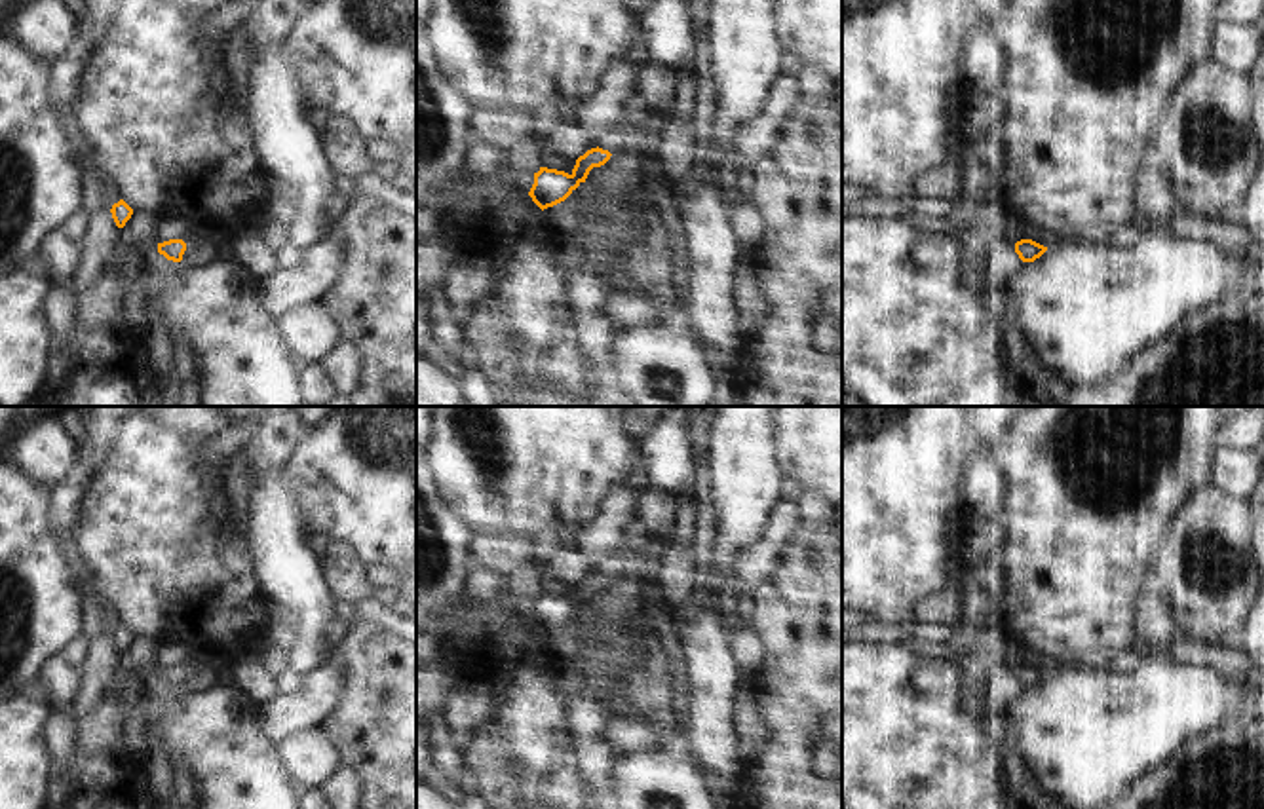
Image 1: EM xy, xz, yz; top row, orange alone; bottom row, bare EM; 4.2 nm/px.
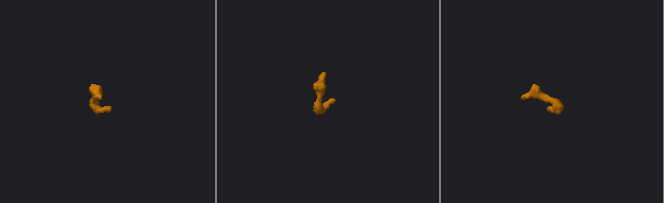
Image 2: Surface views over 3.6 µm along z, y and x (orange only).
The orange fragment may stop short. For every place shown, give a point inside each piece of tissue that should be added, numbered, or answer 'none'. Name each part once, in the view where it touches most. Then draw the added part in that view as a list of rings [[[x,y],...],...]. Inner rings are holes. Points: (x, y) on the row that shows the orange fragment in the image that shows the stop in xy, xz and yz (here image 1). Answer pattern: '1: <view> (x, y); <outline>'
1: xz (645, 135); [[[648,108],[646,118],[639,123],[622,120],[614,129],[603,133],[595,144],[610,154],[620,150],[639,150],[641,154],[656,152],[661,141],[665,122],[661,116]]]

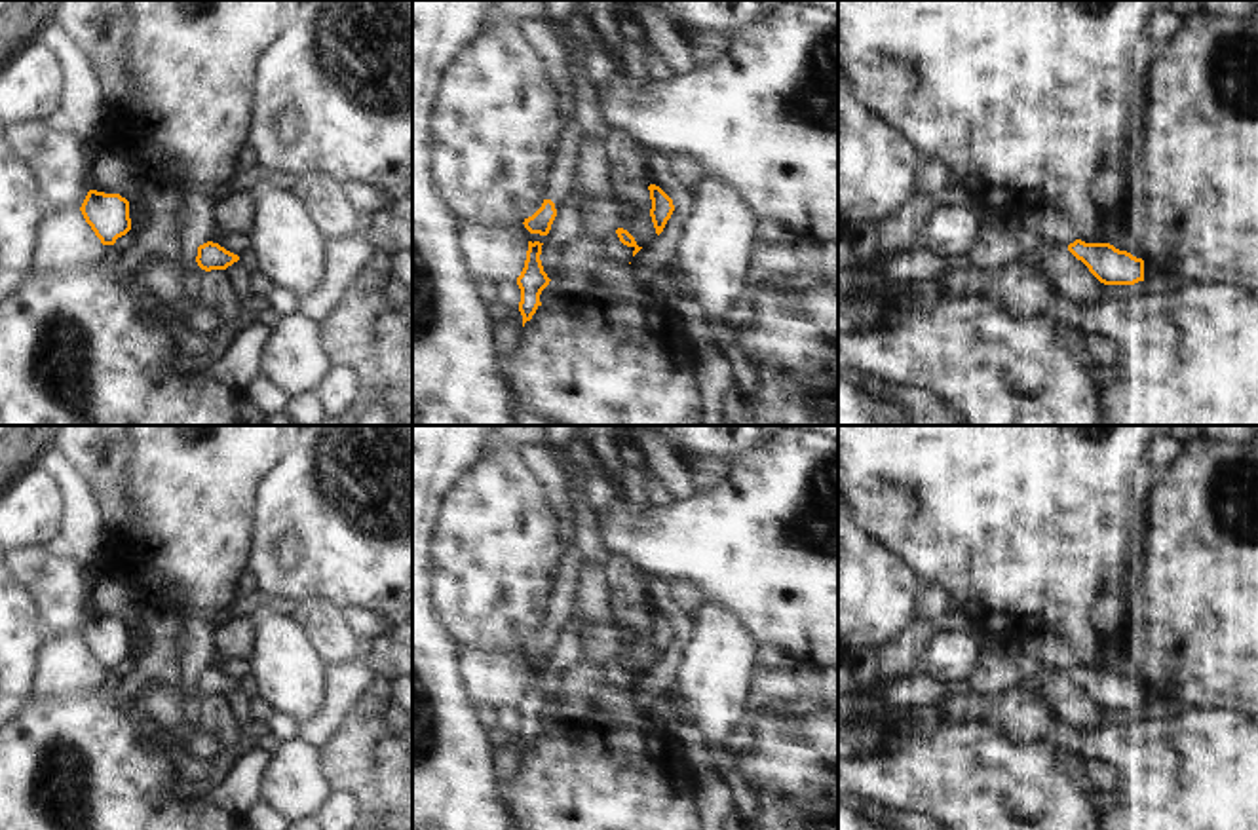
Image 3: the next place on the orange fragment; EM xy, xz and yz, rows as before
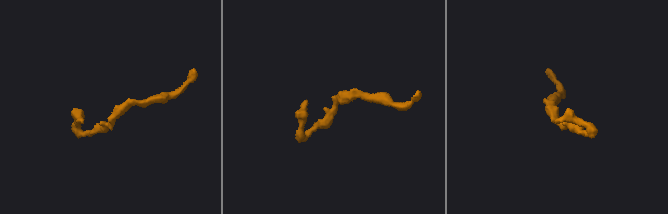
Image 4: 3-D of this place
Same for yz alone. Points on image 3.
none

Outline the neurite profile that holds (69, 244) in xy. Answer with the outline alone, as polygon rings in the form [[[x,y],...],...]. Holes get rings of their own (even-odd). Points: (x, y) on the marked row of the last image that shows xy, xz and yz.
[[[59,209],[42,220],[42,245],[34,249],[38,272],[68,274],[101,264],[105,245],[80,209]]]

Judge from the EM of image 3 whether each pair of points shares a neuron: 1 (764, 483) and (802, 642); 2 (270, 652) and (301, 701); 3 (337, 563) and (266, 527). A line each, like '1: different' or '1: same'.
1: same
2: same
3: same

